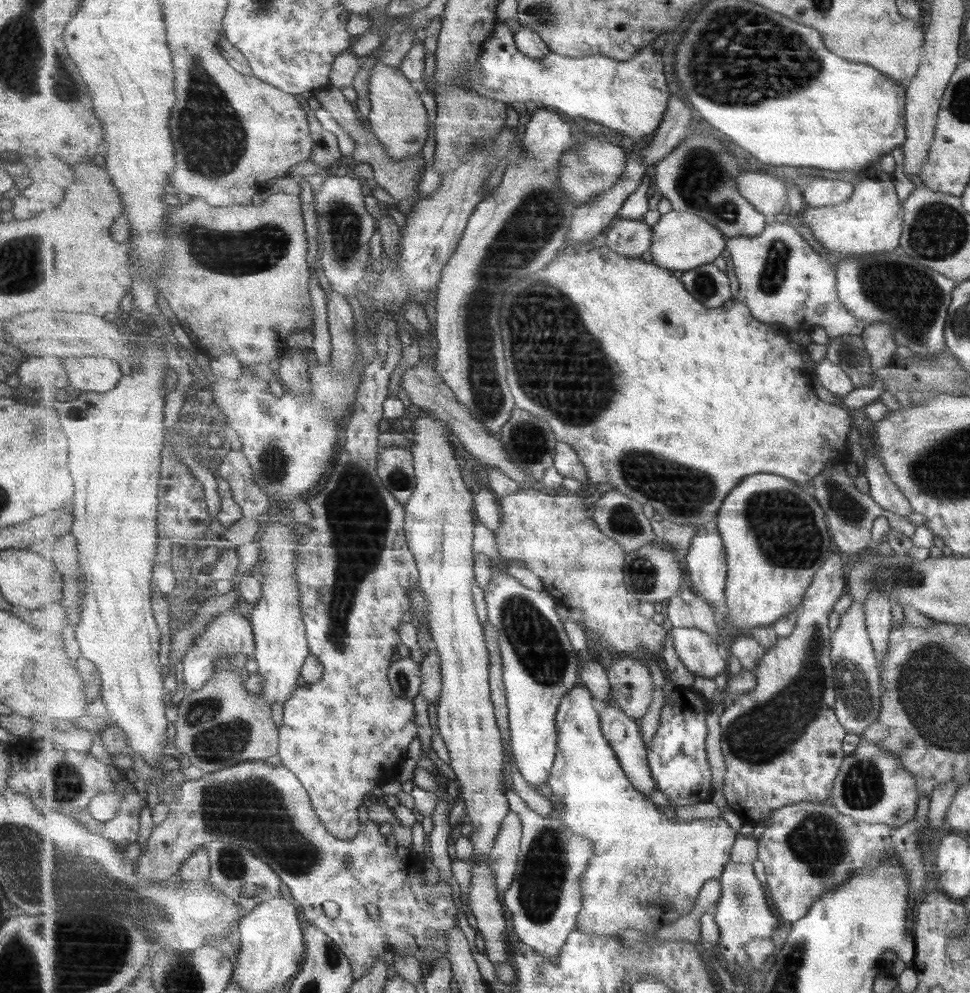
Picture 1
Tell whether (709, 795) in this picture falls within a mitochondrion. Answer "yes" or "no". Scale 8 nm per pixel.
no

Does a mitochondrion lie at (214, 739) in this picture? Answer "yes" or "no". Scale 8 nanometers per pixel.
yes

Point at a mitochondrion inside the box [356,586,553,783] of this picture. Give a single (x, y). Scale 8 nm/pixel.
(402, 678)

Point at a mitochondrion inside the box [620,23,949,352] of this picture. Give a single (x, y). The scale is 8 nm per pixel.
(911, 296)

